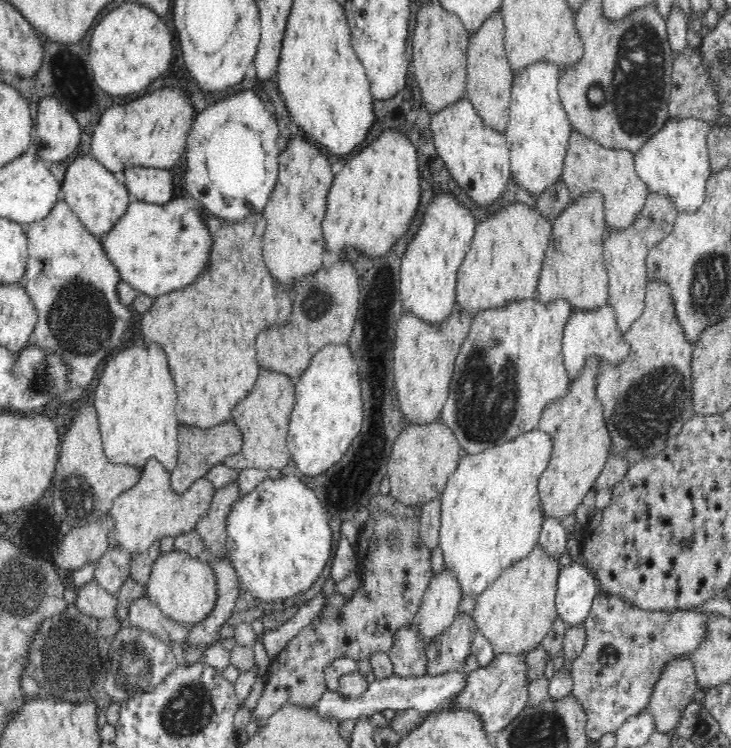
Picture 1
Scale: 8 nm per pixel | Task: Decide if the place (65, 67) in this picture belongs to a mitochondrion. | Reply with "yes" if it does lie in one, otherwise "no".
no

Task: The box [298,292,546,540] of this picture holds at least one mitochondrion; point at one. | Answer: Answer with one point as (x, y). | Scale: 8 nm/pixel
(486, 390)

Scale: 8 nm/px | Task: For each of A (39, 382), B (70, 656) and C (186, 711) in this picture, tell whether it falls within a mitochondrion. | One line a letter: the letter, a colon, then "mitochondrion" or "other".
A: mitochondrion
B: mitochondrion
C: mitochondrion

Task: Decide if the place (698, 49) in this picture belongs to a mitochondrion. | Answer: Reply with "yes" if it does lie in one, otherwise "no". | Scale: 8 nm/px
no

